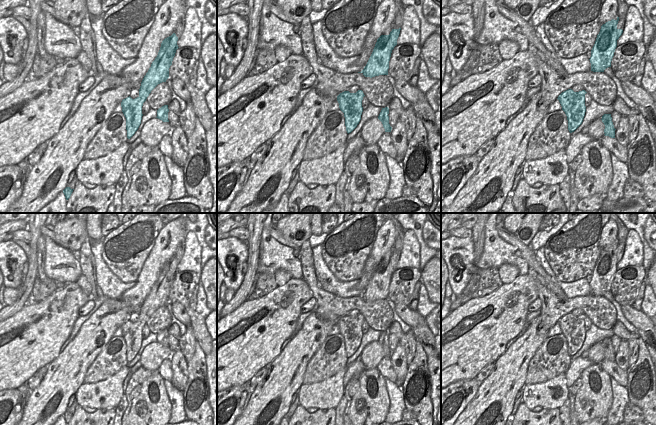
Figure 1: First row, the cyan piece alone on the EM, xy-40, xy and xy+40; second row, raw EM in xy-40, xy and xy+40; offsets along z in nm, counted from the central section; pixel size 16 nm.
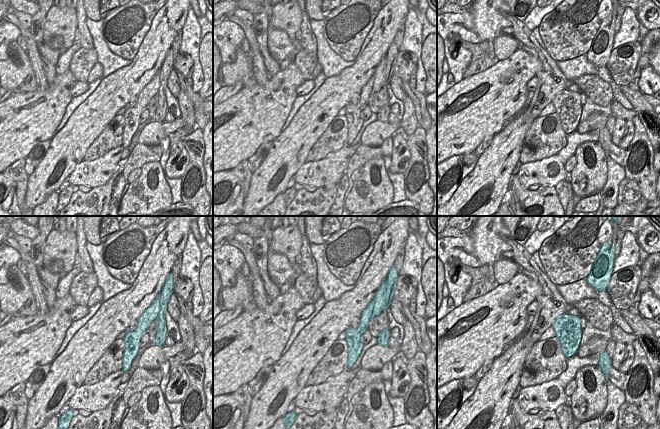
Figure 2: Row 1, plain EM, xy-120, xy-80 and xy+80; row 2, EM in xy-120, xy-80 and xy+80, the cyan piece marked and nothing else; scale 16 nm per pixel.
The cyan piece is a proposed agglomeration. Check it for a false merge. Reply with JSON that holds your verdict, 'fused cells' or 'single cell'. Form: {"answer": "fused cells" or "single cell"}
{"answer": "fused cells"}

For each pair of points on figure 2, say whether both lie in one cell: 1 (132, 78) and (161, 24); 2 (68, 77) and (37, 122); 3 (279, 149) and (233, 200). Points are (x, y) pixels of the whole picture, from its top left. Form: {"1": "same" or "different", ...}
{"1": "same", "2": "same", "3": "different"}

